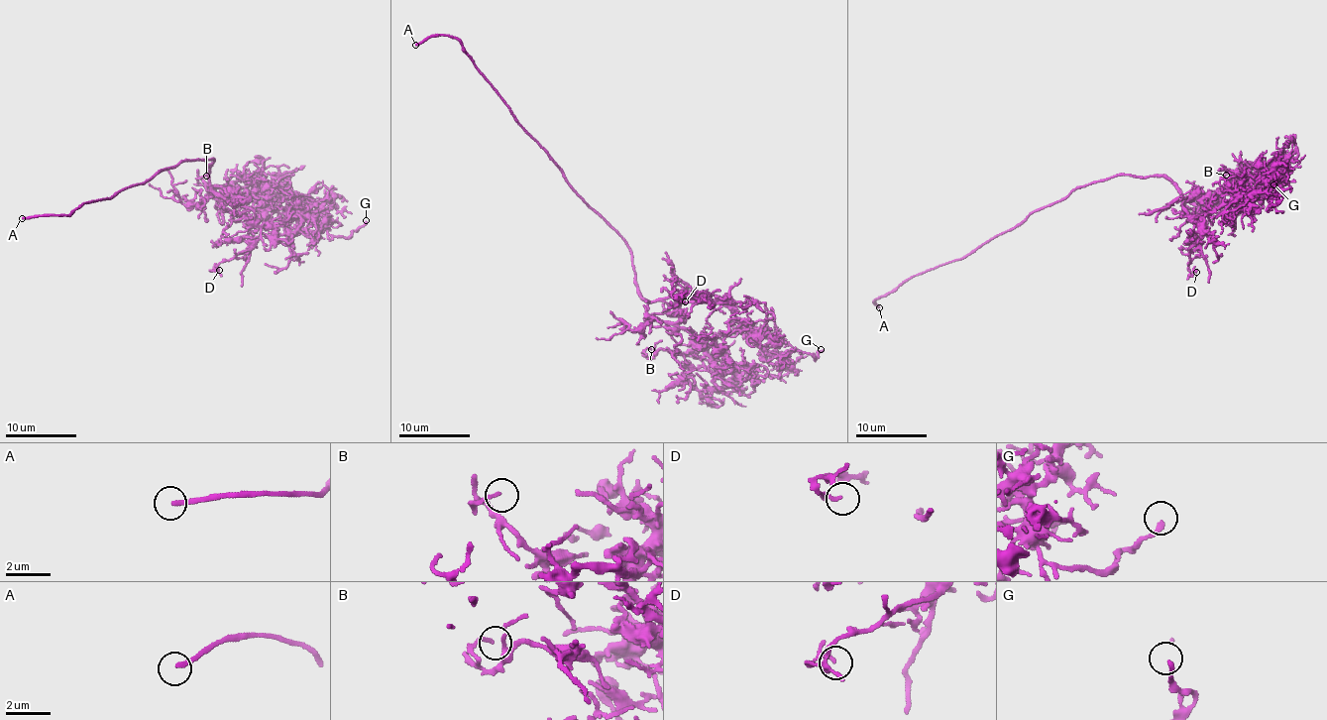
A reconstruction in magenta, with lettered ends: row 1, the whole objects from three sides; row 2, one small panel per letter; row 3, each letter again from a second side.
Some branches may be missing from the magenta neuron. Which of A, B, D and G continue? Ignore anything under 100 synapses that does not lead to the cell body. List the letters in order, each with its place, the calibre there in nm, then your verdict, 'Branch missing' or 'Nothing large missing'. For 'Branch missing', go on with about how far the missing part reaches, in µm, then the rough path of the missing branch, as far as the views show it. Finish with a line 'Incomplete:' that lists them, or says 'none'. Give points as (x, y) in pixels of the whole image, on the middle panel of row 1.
A: Place: (415, 45). Thickness 200 nm. Nothing large missing
B: Place: (651, 349). Thickness 140 nm. Nothing large missing
D: Place: (685, 301). Thickness 120 nm. Nothing large missing
G: Place: (821, 349). Thickness 180 nm. Nothing large missing
Incomplete: none

